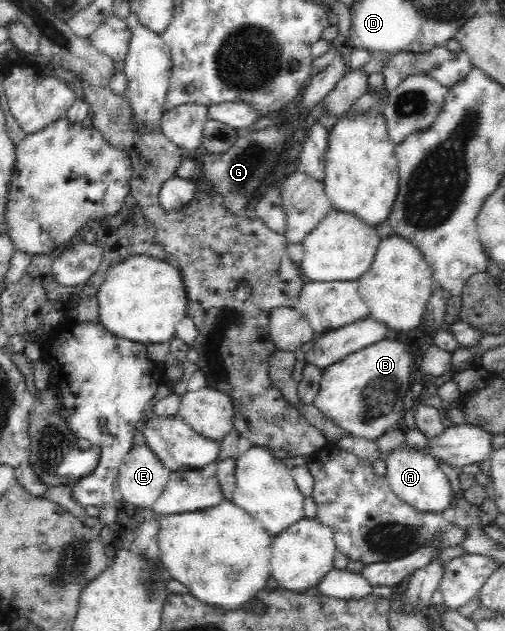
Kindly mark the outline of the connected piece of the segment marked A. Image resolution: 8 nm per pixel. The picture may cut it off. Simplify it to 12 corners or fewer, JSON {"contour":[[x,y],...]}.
{"contour":[[403,442],[386,456],[392,492],[417,511],[453,497],[433,456]]}

